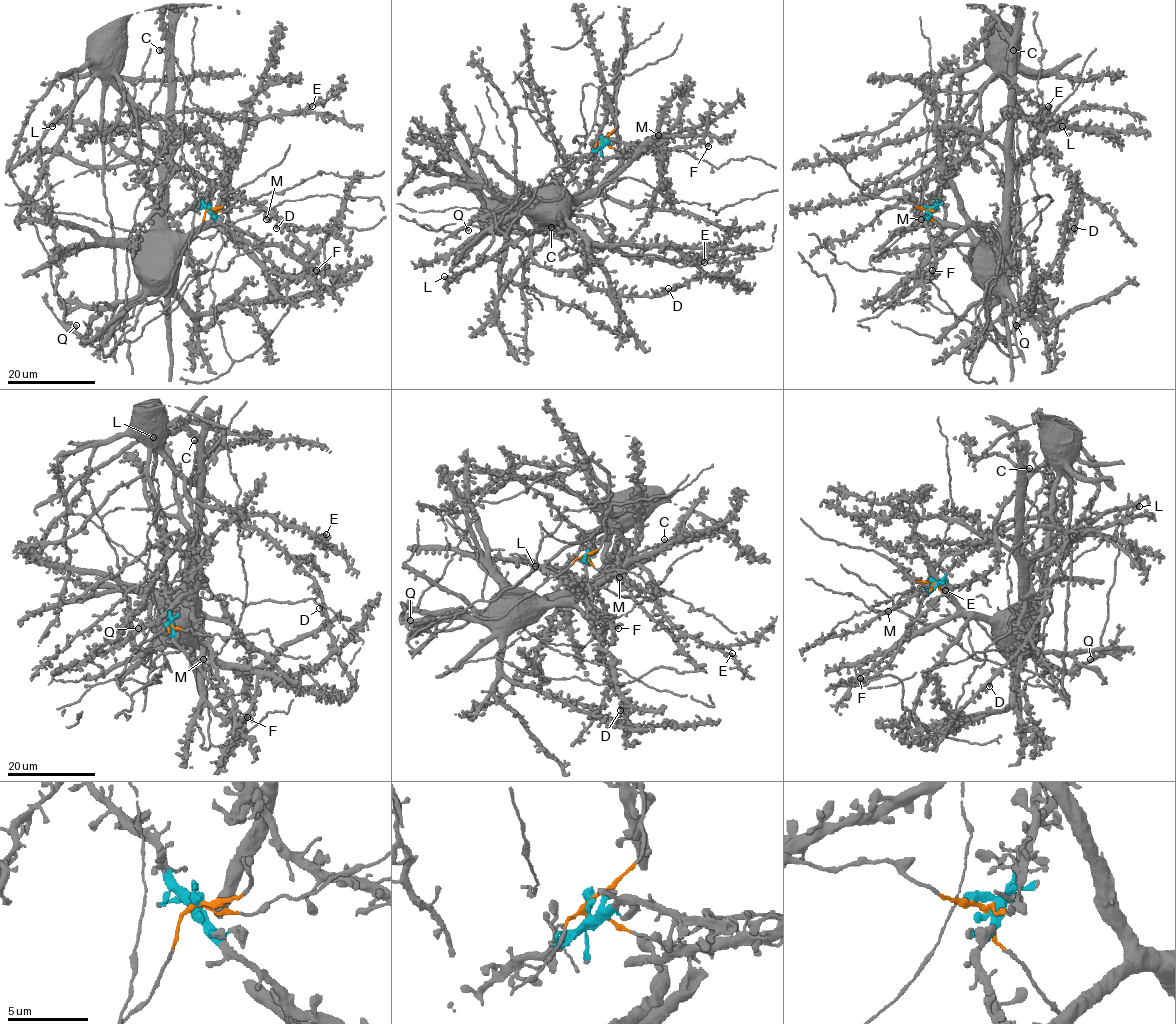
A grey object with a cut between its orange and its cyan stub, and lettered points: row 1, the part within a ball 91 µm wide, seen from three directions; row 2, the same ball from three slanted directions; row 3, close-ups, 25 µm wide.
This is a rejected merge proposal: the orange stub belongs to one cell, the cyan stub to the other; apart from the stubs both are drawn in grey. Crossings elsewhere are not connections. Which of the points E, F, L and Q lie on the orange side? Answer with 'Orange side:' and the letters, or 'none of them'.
Orange side: L, Q

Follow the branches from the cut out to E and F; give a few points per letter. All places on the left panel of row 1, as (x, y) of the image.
E: (209, 208), (165, 156), (160, 128), (113, 75), (117, 89), (148, 116), (272, 118), (312, 106)
F: (209, 208), (211, 214), (237, 237), (247, 240), (281, 270), (299, 277), (309, 277), (317, 270)

